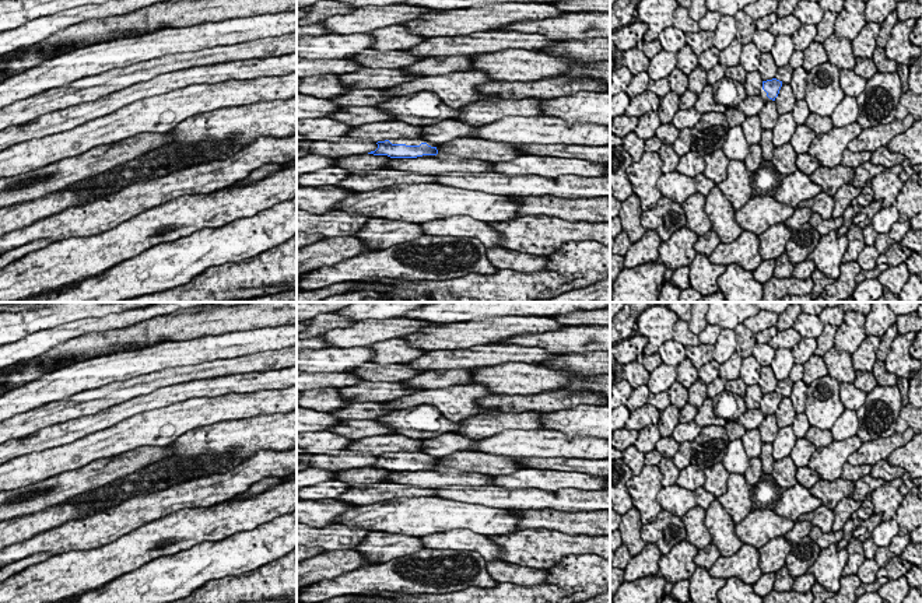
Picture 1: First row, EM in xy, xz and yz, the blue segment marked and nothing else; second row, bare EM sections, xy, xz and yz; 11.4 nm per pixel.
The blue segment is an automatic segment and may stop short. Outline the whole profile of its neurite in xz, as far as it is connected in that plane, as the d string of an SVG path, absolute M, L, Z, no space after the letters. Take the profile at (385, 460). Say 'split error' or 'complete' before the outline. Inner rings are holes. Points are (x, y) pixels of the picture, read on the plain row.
split error; M389 452L376 457L378 462L368 467L388 469L390 471L417 471L438 467L438 457L423 452Z

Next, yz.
split error; M772 392L763 395L763 400L760 402L760 410L765 416L775 414L782 400L782 395Z

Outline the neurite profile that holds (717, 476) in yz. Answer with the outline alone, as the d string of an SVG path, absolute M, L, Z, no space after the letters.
M722 463L704 469L705 483L704 488L711 492L715 498L723 495L728 490L729 471Z

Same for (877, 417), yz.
M877 385L866 395L863 406L856 411L859 420L858 437L862 442L887 438L895 432L902 407L898 386Z

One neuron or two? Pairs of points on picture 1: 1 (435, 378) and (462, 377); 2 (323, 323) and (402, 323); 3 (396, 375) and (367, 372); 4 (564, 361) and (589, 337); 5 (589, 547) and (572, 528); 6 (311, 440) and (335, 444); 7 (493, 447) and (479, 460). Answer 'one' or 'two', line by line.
1: one
2: two
3: one
4: two
5: two
6: one
7: two

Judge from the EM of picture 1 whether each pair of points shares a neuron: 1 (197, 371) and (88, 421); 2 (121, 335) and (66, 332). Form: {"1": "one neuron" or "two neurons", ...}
{"1": "two neurons", "2": "two neurons"}

